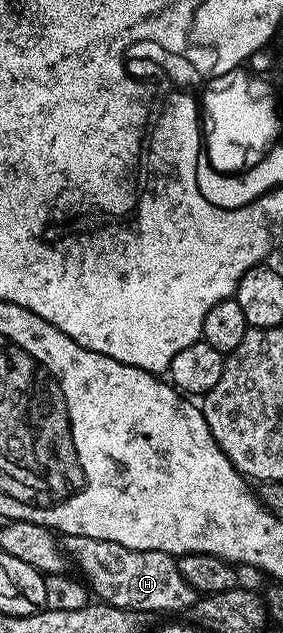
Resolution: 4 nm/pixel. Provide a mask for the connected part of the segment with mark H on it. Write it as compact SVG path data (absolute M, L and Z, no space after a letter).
M66 537L67 558L78 564L85 584L99 602L131 609L134 613L178 613L189 610L199 594L180 575L177 560L171 554L147 549L129 549L115 541L101 541L91 537Z

